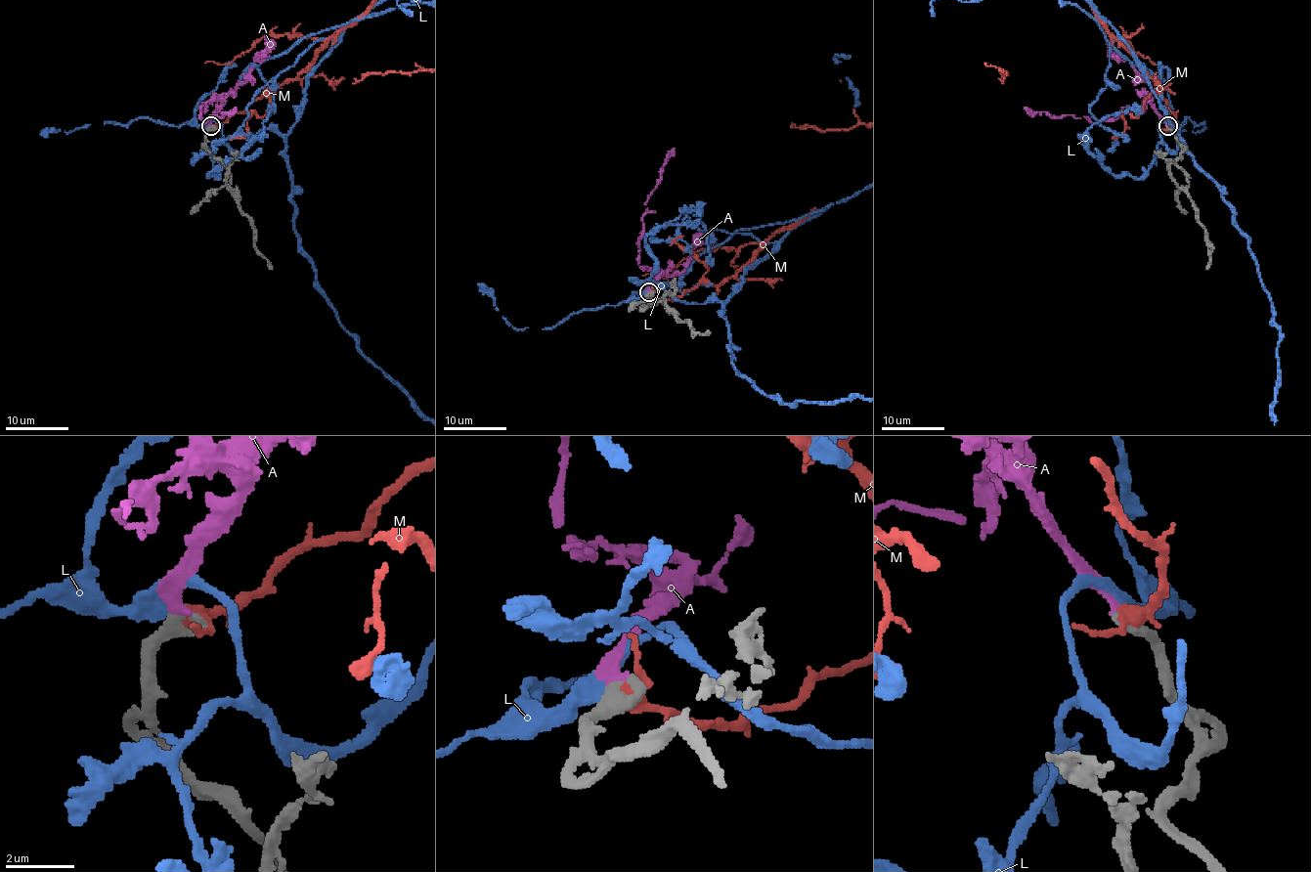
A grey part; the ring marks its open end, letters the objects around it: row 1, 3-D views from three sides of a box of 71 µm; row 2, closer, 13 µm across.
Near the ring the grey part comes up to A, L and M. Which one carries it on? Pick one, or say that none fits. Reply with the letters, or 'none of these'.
A

